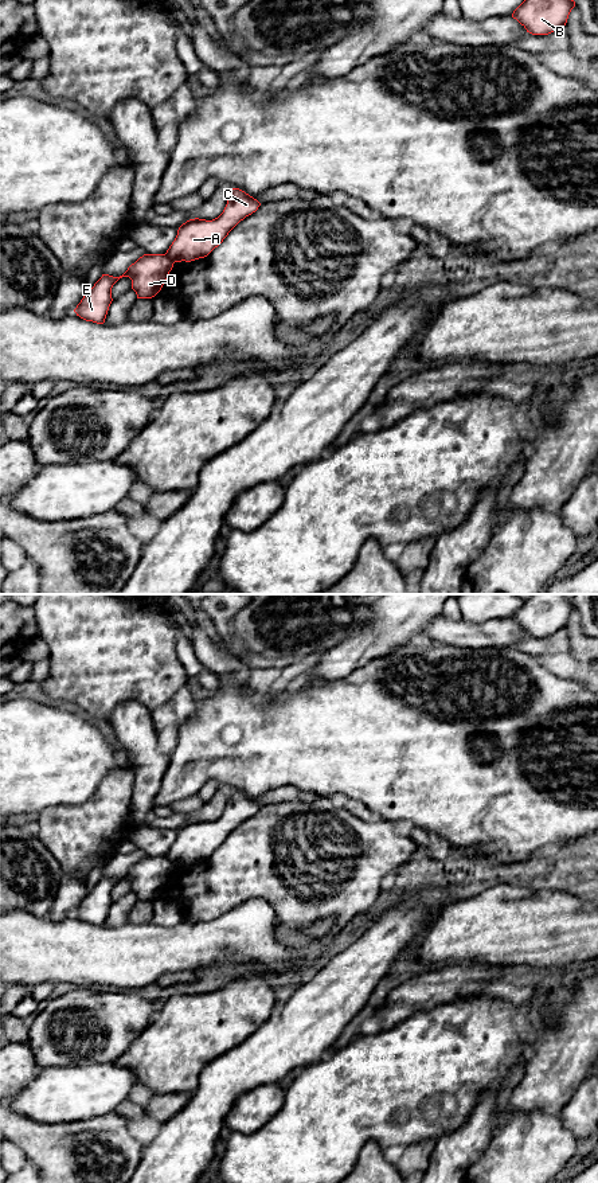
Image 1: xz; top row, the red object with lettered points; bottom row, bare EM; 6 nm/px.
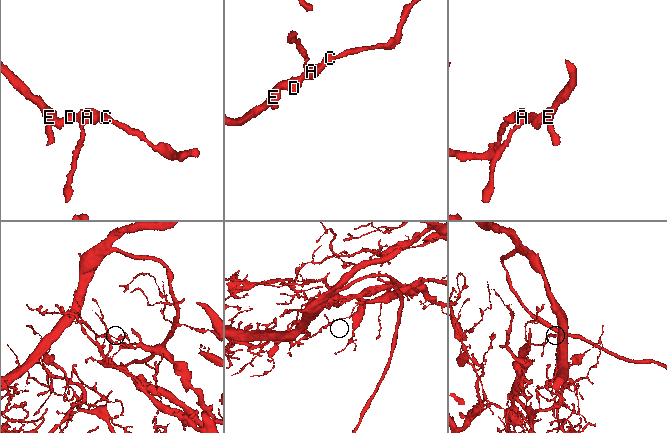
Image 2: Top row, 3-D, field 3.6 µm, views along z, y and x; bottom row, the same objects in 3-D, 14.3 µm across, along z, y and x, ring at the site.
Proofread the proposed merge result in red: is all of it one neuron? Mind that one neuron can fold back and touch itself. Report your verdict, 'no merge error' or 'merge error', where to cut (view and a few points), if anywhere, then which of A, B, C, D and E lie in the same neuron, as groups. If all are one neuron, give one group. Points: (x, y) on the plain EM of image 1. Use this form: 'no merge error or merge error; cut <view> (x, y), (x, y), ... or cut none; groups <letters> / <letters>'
merge error; cut xz (165, 855), (174, 865); groups A B C / D E

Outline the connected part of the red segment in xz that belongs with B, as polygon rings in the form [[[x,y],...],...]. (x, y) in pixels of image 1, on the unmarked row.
[[[533,594],[513,613],[516,621],[532,637],[548,637],[566,628],[575,604],[563,594]]]

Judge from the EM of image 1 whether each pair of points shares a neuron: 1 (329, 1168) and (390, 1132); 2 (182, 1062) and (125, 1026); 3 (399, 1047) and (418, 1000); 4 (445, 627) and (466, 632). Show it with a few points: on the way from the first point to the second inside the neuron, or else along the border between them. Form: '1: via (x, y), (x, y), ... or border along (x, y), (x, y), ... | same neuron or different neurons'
1: via (343, 1154), (364, 1132), (375, 1132) | same neuron
2: border along (157, 1008), (149, 1025), (118, 1058) | different neurons
3: border along (442, 1003), (417, 1011), (385, 1030) | different neurons
4: via (450, 632), (461, 632) | same neuron

